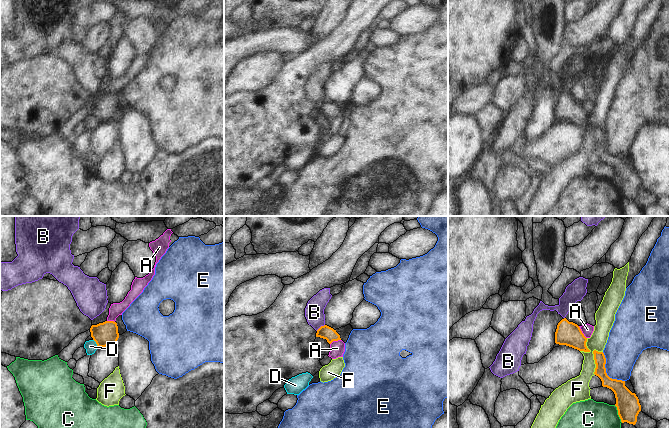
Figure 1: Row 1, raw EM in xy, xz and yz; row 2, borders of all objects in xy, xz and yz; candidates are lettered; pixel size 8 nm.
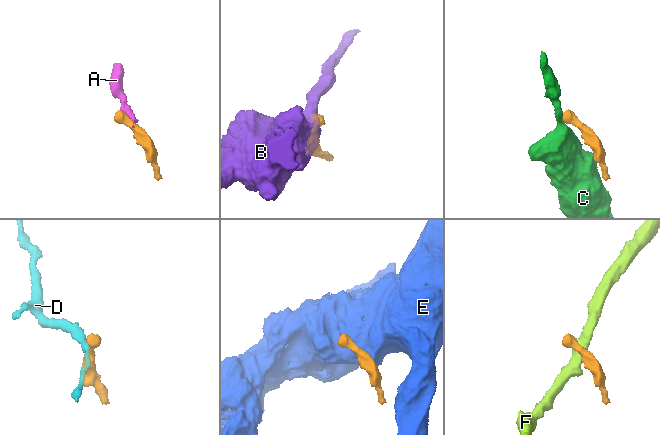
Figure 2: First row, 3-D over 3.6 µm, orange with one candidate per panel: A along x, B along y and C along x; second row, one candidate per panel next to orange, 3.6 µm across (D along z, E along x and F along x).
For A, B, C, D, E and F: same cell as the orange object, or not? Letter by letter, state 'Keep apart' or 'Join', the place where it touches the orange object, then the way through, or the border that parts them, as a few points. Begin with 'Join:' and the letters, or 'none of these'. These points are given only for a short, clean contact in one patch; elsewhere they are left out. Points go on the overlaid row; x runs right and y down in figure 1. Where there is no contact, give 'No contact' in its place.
Join: none of these
A: Keep apart. Touches orange at yz (581, 332). Boundary: yz (578, 326), (586, 338)
B: Keep apart. Touches orange at xz (321, 326). Boundary: xz (324, 324), (316, 330)
C: Keep apart. Touches orange at yz (618, 414). Boundary: yz (614, 405), (622, 422)
D: Keep apart. Touches orange at xy (96, 343). Boundary: xy (93, 339), (98, 347)
E: Keep apart. Touches orange at yz (605, 372). Boundary: yz (602, 352), (605, 358), (605, 372), (612, 378), (624, 381)
F: Keep apart. Touches orange at yz (595, 362). Boundary: yz (595, 349), (593, 351), (594, 374)

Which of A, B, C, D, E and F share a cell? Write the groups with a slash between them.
A / B / C / D / E / F

